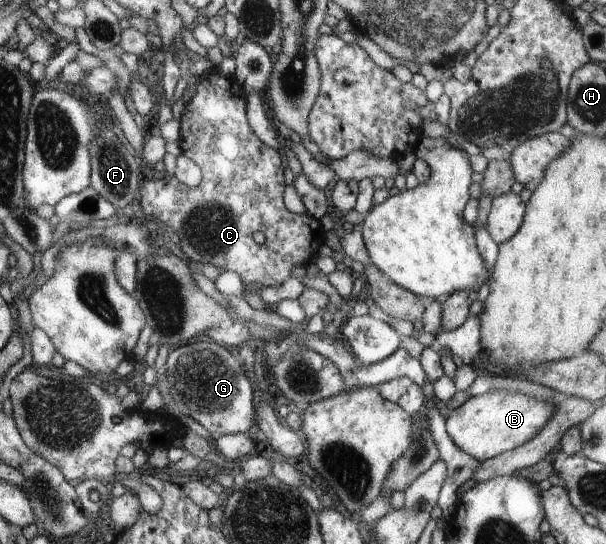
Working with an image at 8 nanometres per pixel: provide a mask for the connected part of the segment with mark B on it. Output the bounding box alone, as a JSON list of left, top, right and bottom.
[445,390,568,462]

